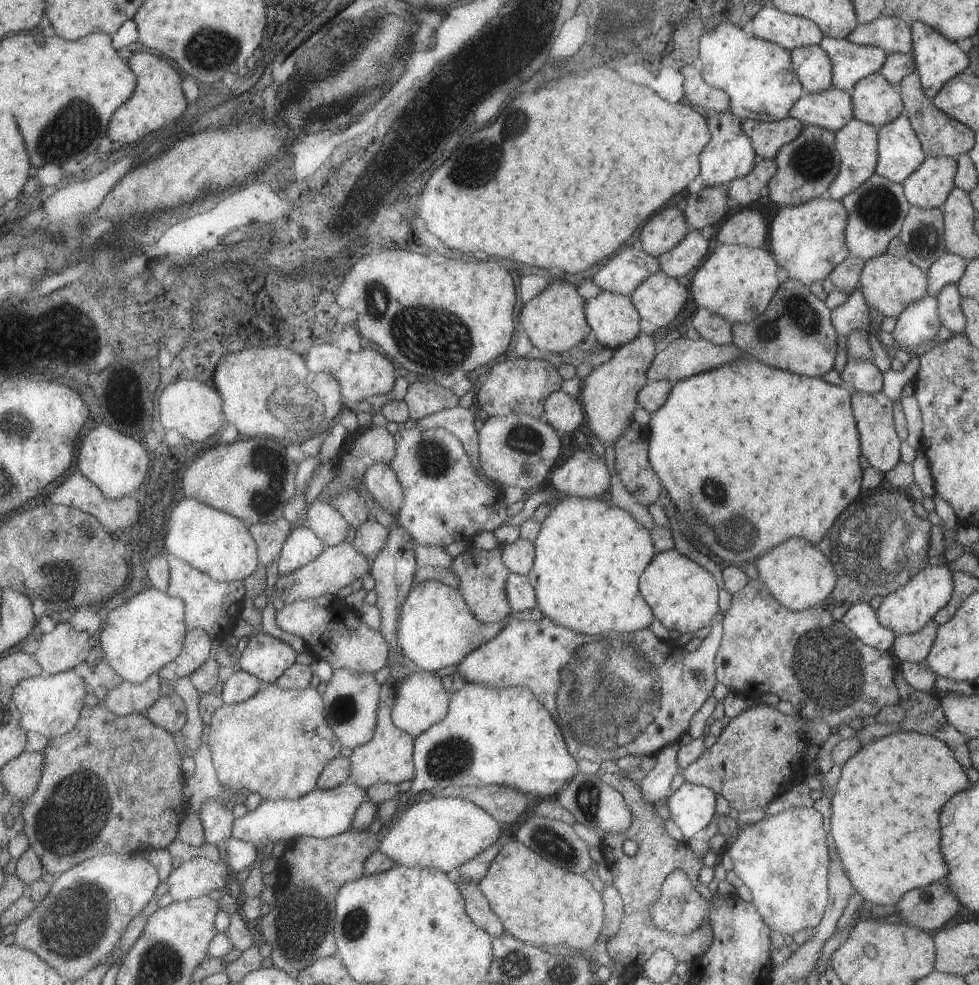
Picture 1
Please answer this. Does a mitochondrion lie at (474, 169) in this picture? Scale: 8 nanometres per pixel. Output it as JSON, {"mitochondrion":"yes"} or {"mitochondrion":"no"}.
{"mitochondrion":"yes"}

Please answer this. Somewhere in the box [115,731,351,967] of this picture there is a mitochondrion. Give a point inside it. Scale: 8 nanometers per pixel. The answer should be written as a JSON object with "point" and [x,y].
{"point":[307,919]}

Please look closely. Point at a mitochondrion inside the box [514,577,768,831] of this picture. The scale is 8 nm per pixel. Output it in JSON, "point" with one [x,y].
{"point":[606,692]}

